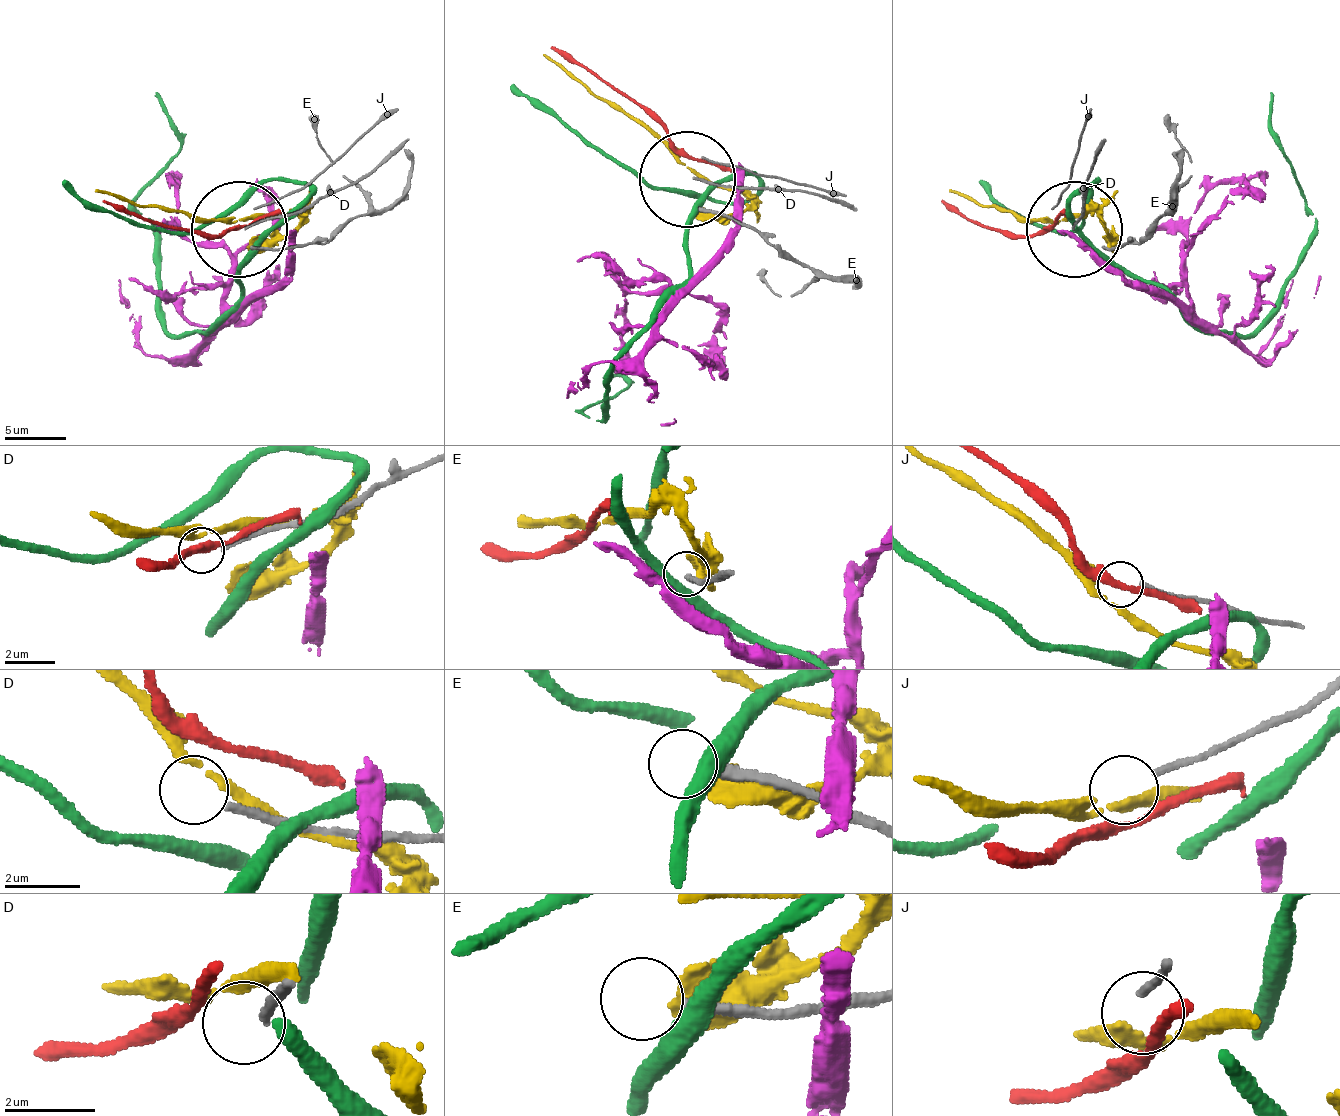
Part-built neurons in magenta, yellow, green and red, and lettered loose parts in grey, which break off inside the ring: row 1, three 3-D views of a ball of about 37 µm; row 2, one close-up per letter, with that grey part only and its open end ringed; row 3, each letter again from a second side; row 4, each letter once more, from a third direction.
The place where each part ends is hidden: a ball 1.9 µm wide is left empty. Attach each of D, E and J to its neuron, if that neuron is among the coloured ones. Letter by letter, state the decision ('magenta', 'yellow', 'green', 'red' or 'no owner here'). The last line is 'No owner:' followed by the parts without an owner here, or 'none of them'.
D: no owner here
E: no owner here
J: yellow
No owner: D, E

